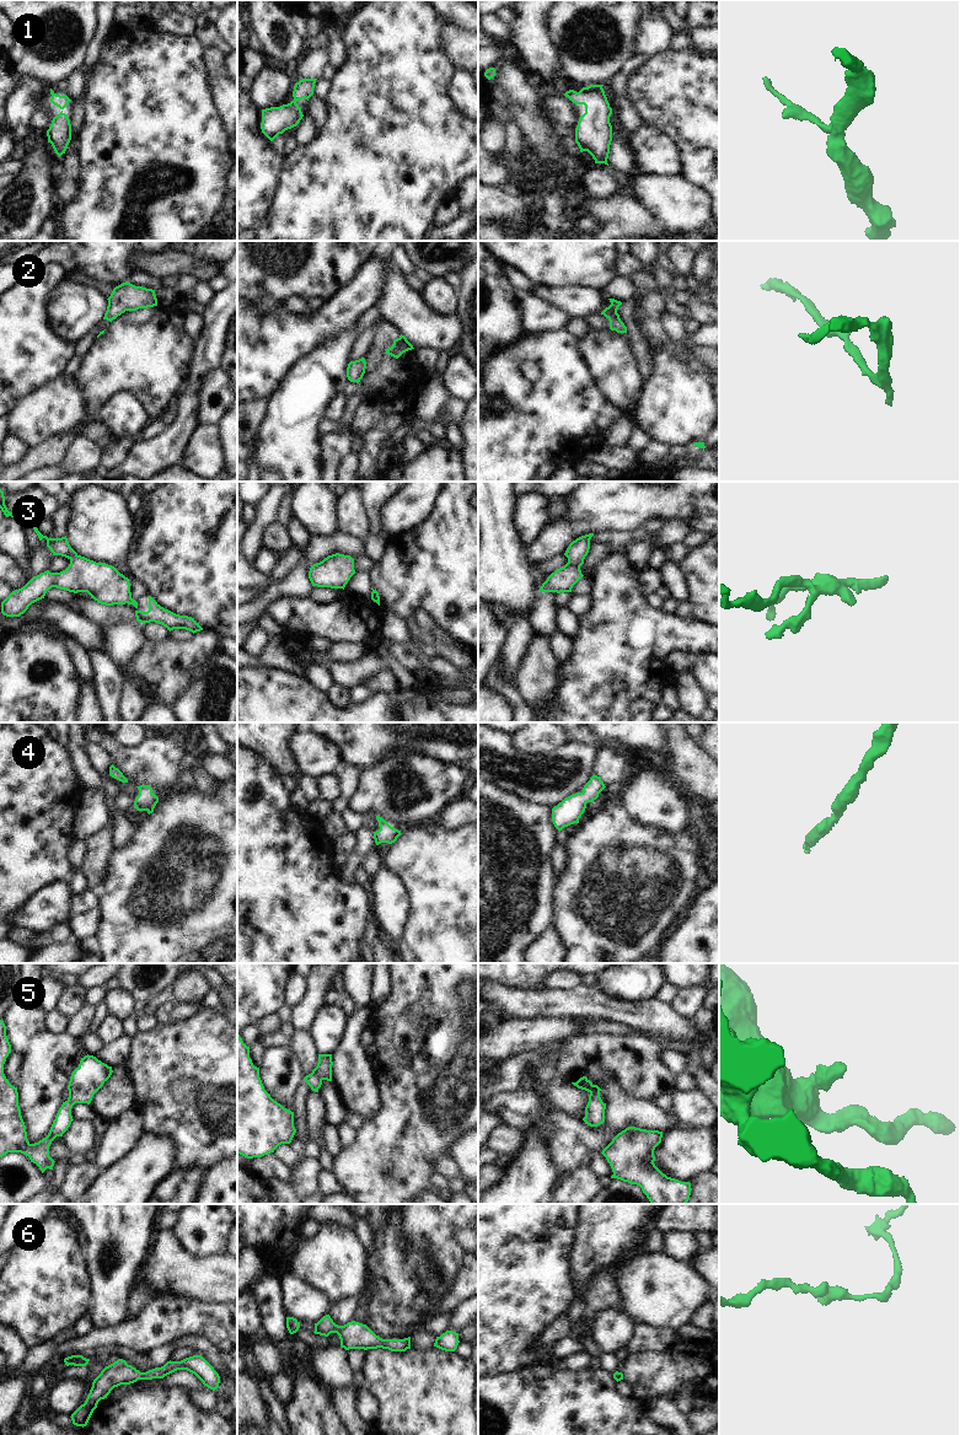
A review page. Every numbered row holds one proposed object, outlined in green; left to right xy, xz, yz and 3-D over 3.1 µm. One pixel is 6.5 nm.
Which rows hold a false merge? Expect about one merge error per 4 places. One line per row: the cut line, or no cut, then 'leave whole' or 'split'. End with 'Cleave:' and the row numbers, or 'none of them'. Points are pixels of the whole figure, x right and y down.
1: cut none; leave whole
2: cut none; leave whole
3: cut none; leave whole
4: cut none; leave whole
5: cut none; leave whole
6: cut none; leave whole
Cleave: none of them

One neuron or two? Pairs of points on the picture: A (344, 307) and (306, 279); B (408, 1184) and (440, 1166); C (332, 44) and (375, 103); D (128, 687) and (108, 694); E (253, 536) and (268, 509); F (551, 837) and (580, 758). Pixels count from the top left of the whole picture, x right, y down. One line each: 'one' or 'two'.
A: two
B: two
C: two
D: two
E: one
F: two

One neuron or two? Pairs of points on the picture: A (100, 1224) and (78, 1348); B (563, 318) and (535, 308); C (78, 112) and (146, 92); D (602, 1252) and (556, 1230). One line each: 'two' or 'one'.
A: two
B: one
C: two
D: two

